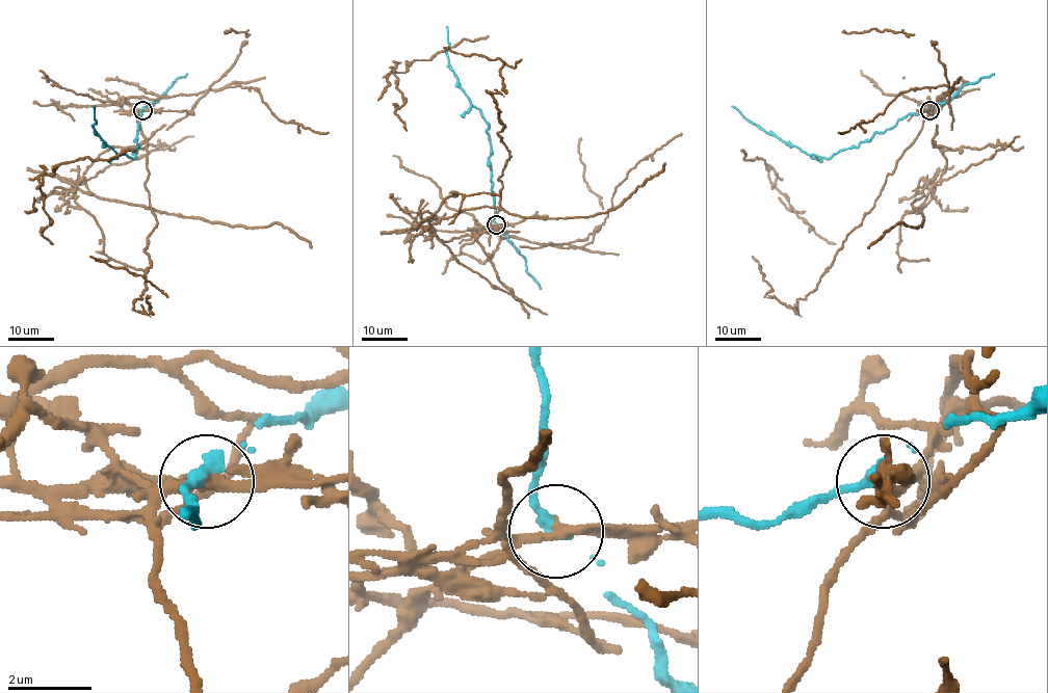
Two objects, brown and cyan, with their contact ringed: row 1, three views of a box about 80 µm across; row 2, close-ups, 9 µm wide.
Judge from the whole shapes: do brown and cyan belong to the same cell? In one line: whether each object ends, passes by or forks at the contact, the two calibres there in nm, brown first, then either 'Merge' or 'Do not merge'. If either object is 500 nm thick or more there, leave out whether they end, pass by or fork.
At the ring brown passes by. At the ring cyan ends. Thickness 280 nm (brown) against 360 nm. Do not merge

